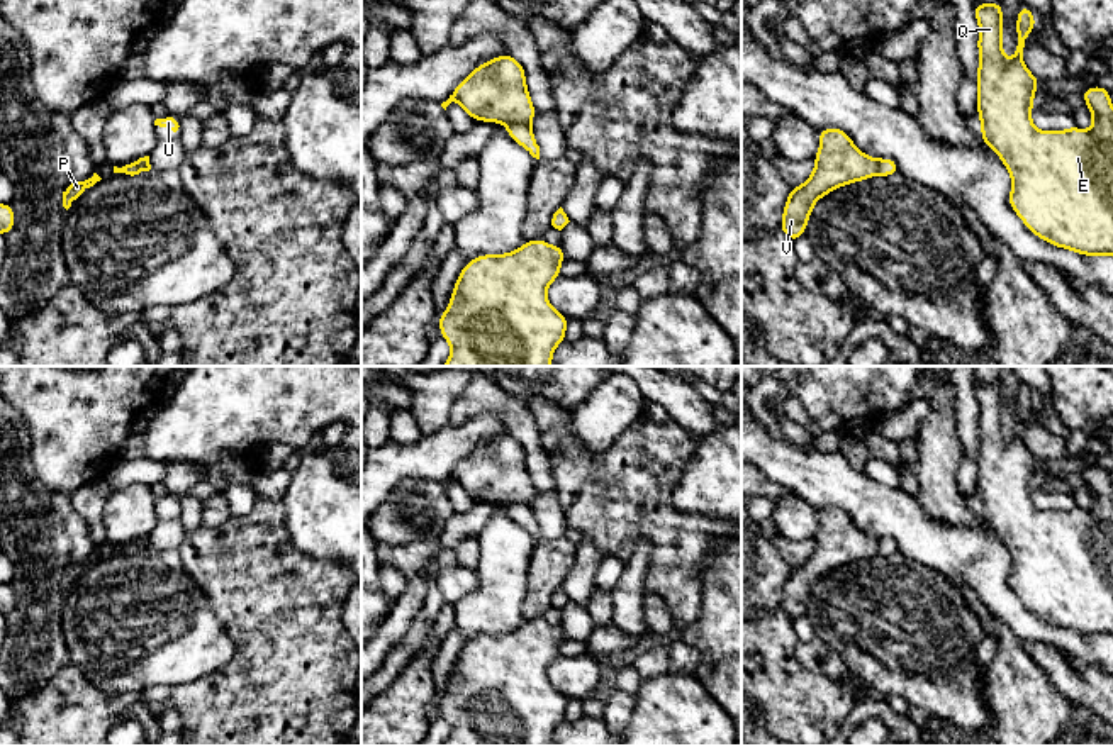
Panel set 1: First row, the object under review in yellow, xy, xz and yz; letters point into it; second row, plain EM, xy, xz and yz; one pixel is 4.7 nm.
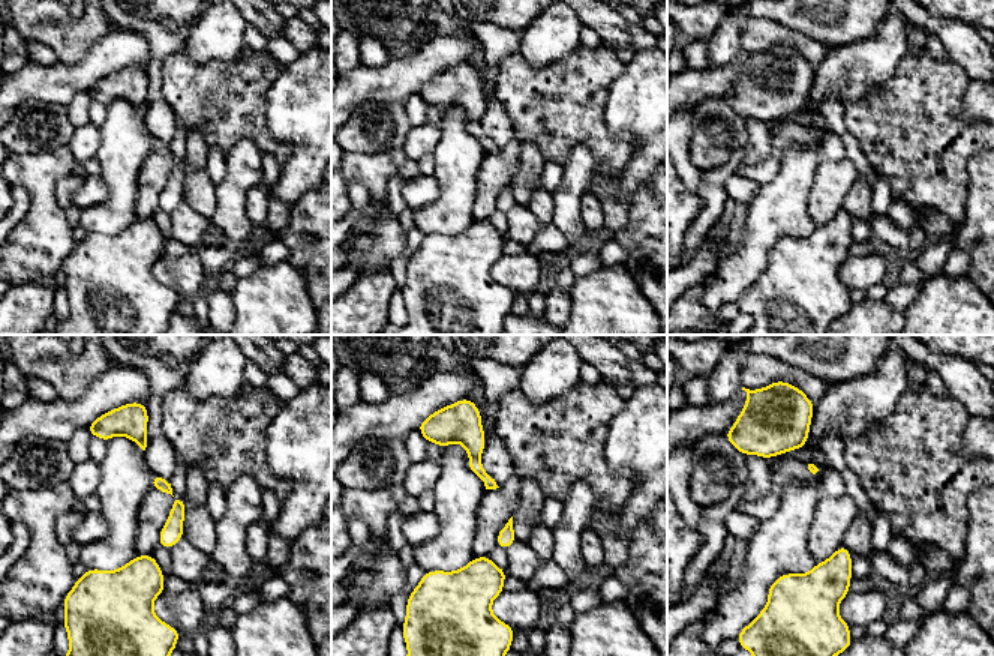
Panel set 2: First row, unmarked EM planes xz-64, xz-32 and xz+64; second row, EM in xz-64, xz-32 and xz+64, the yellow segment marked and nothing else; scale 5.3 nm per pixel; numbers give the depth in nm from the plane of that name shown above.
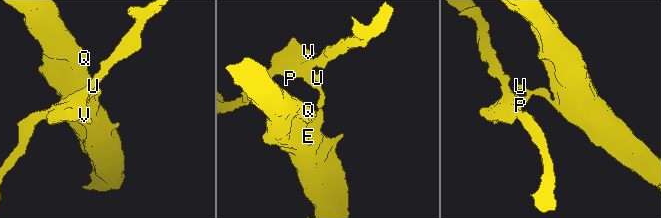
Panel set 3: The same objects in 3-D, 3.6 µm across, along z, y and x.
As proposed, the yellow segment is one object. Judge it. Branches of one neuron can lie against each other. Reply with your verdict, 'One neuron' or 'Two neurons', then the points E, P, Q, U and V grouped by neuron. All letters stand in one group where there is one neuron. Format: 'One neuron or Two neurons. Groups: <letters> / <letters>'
Two neurons. Groups: E Q U / P V

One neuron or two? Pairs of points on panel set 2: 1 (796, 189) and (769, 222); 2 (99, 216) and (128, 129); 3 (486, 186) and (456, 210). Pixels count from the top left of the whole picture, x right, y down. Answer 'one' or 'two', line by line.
1: one
2: one
3: two

